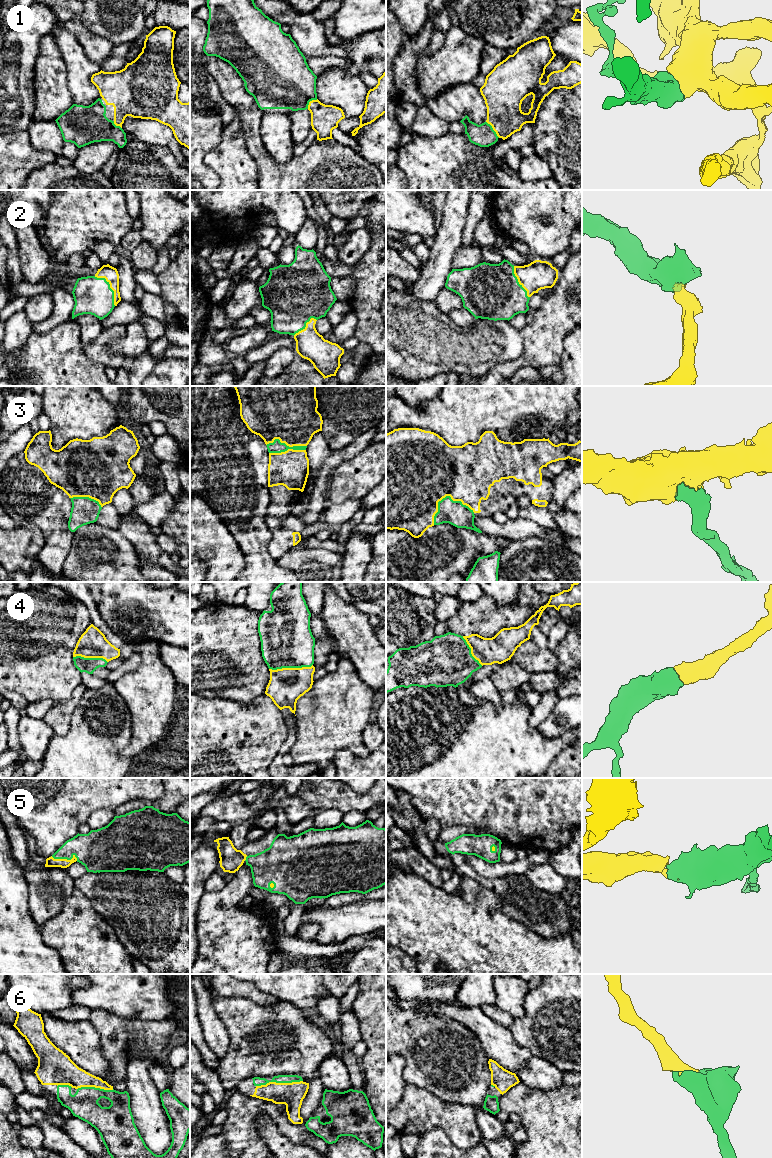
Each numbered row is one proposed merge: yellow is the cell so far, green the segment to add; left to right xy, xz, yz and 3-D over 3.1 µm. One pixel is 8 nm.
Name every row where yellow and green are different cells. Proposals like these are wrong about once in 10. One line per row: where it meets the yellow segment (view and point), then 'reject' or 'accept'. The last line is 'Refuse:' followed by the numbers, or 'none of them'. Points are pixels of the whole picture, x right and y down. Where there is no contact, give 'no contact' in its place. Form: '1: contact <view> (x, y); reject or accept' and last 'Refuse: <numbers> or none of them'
1: contact yz (493, 129); accept
2: contact xy (110, 287); accept
3: contact xz (286, 444); accept
4: contact xz (290, 668); accept
5: contact xy (65, 859); accept
6: contact xz (279, 1083); accept
Refuse: none of them

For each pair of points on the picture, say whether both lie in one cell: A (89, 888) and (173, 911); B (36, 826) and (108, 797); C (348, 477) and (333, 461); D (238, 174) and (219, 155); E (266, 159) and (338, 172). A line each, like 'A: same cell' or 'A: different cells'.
A: same cell
B: same cell
C: different cells
D: same cell
E: same cell

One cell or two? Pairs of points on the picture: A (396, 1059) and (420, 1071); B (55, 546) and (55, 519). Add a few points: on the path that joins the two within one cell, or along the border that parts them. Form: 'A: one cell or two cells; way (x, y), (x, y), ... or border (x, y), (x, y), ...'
A: two cells; border (396, 1053), (404, 1059), (403, 1078), (407, 1083)
B: one cell; way (55, 539), (55, 526)

